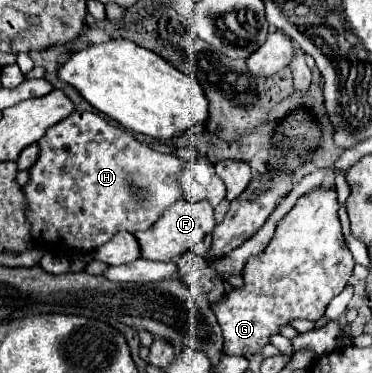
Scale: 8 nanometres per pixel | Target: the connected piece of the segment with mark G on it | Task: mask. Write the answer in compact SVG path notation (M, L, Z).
M318 186L298 198L296 206L278 222L276 232L258 258L250 258L244 268L244 288L234 288L220 304L212 304L224 330L226 354L254 354L270 342L278 326L292 318L318 320L328 302L338 296L354 268L354 258L342 248L342 228L338 218L336 188Z

